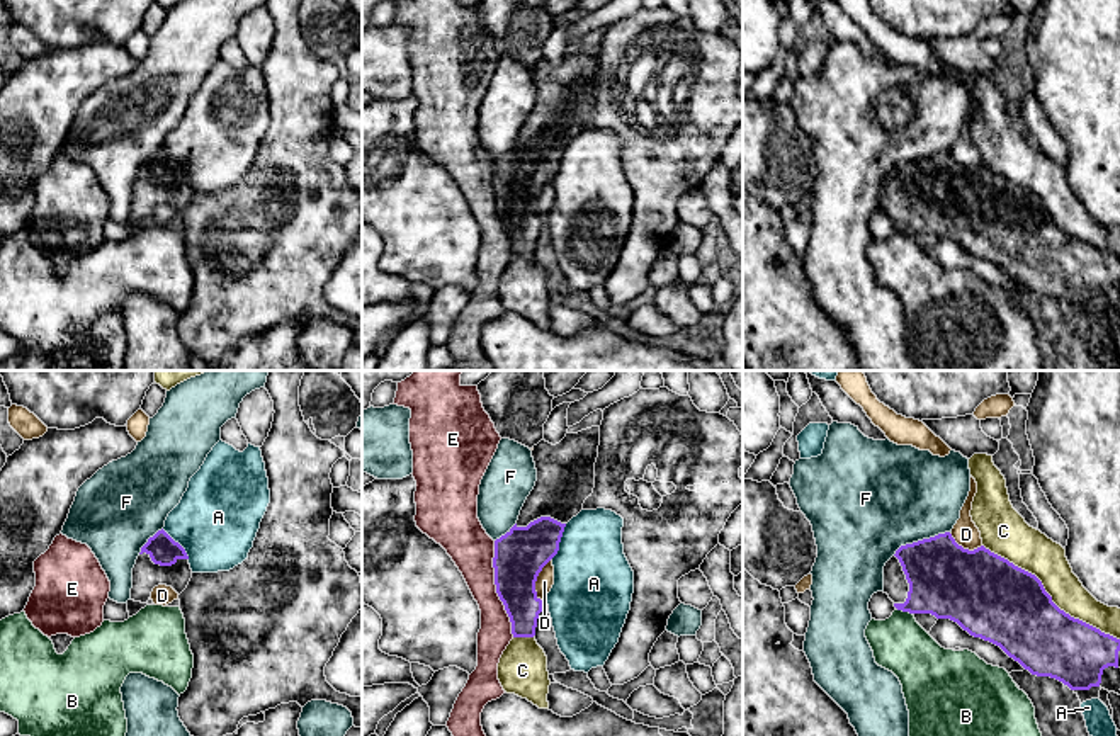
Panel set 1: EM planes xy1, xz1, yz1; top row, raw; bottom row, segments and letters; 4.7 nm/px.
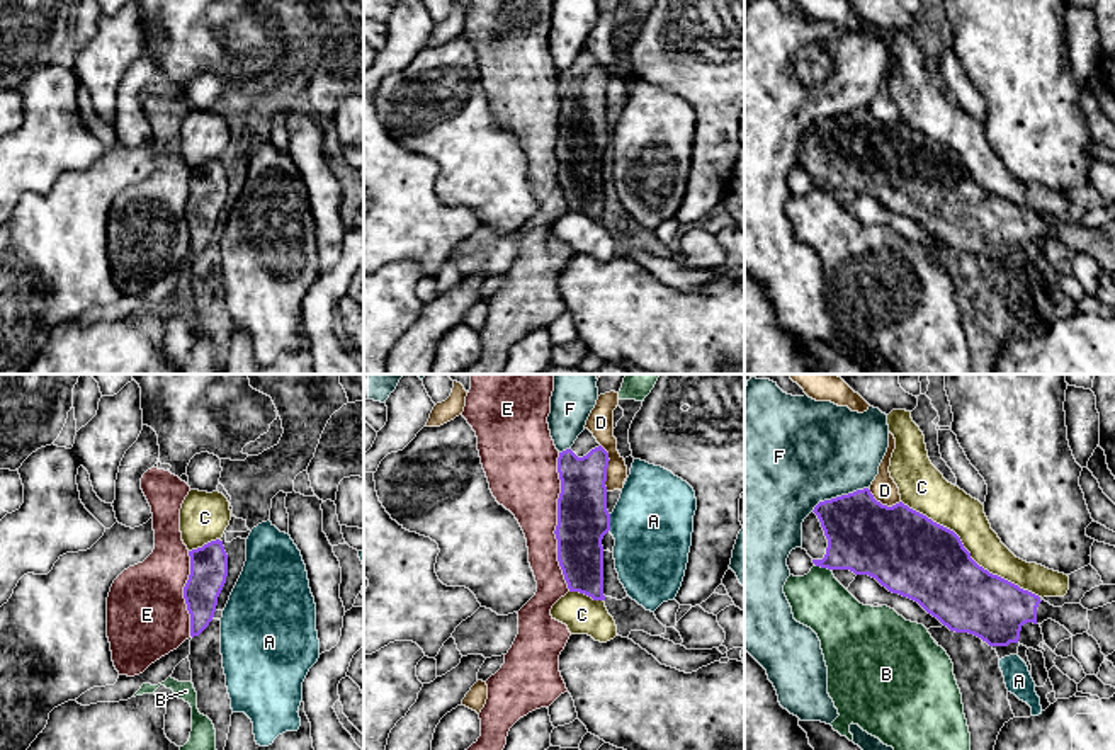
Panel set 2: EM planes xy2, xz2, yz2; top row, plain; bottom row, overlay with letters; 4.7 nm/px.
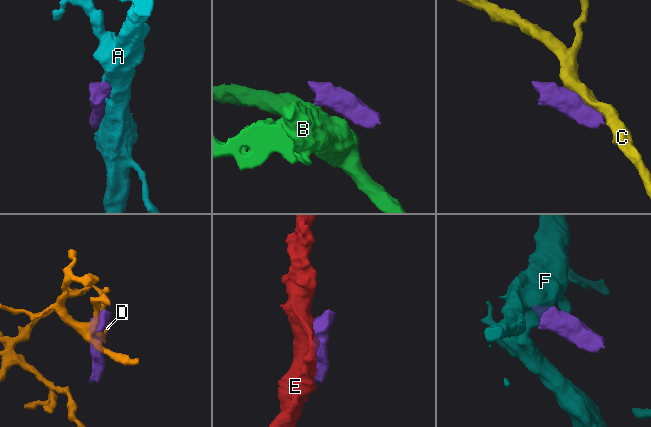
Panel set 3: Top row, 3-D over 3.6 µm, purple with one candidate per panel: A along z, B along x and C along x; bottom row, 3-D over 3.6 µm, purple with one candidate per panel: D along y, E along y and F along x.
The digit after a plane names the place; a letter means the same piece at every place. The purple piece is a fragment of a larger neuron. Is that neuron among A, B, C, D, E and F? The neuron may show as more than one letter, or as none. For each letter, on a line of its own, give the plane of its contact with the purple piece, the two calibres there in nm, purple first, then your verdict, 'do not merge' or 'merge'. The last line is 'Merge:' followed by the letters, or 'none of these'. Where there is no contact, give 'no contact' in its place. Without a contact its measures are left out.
A: xz1 | 240/380 nm | do not merge
B: yz1 | 360/260 nm | do not merge
C: yz2 | 380/200 nm | do not merge
D: xz2 | 240/130 nm | do not merge
E: xz2 | 240/320 nm | do not merge
F: yz1 | 360/480 nm | do not merge
Merge: none of these

